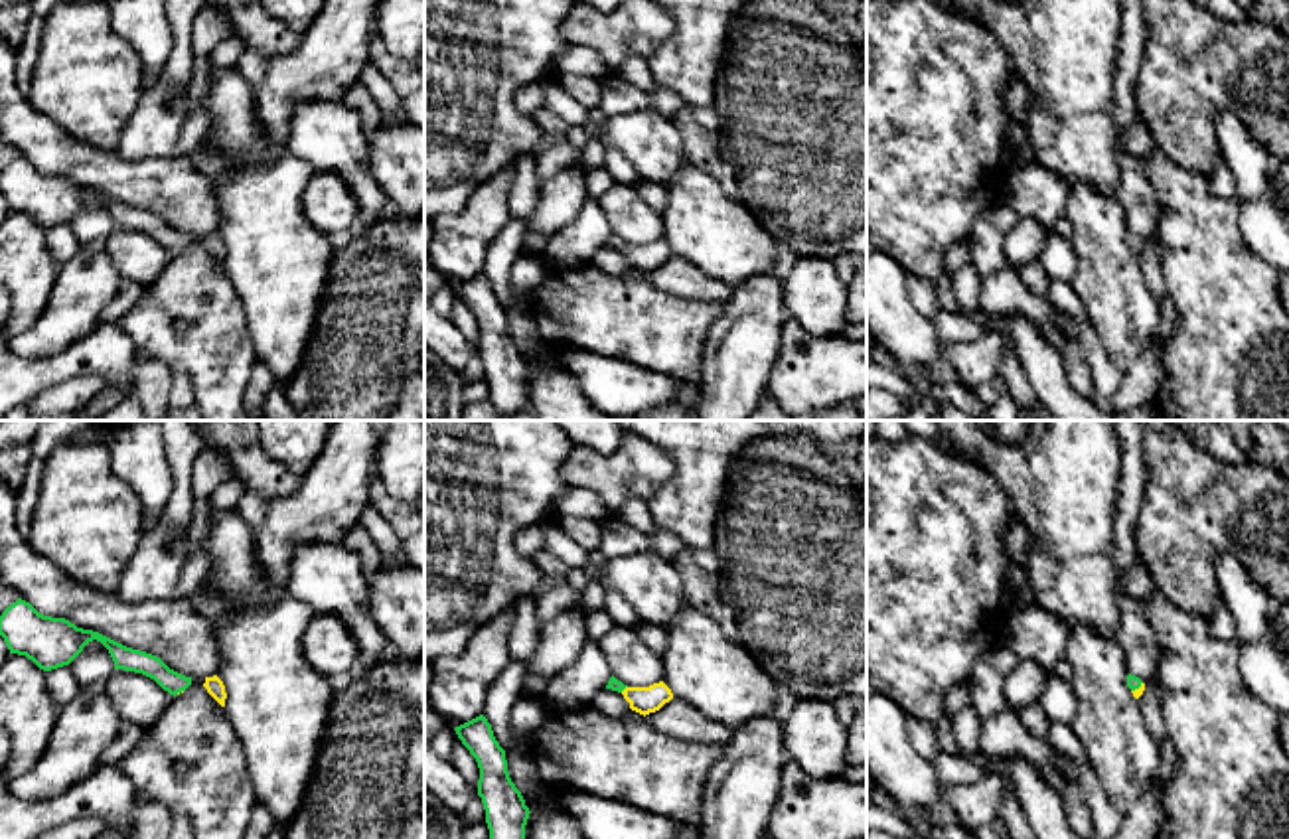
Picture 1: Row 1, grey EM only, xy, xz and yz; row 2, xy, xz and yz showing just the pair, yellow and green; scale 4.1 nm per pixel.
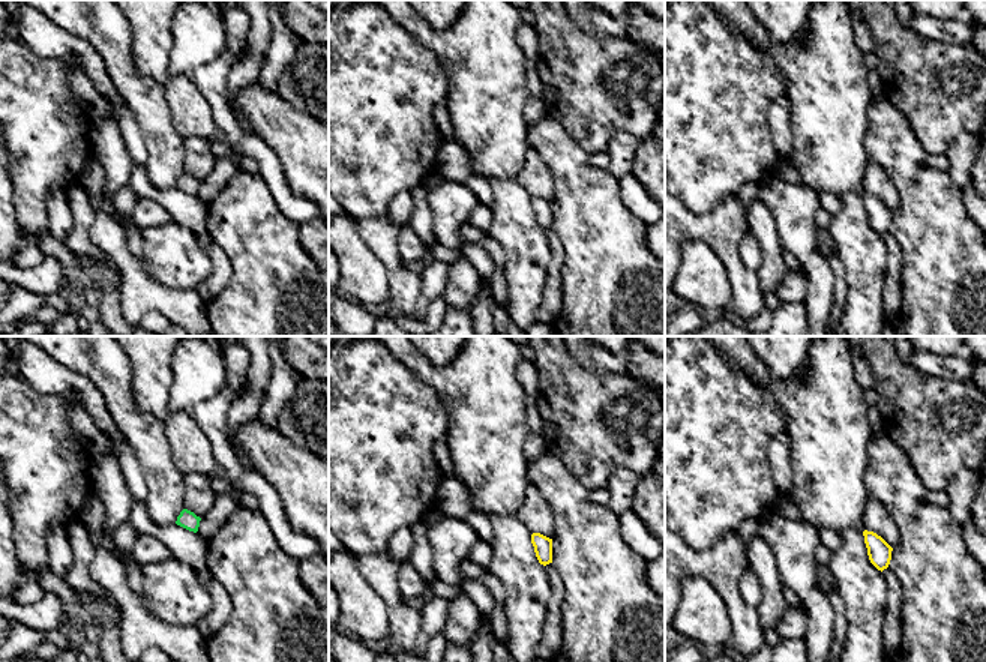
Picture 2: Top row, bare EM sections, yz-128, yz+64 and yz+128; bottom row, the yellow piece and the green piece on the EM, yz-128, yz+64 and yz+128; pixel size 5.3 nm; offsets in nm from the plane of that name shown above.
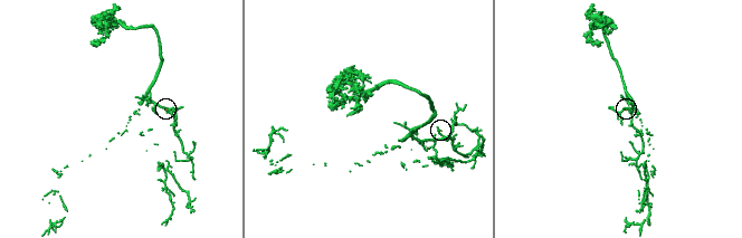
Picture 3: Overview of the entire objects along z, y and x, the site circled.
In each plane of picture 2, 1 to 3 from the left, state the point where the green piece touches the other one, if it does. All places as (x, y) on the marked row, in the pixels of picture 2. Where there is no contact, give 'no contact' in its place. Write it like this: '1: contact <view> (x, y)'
1: no contact
2: no contact
3: no contact

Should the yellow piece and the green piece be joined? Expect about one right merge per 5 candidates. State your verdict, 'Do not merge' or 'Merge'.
Merge

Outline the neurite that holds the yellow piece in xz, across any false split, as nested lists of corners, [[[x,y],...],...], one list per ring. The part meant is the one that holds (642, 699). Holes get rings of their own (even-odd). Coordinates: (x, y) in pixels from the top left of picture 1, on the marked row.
[[[612,675],[606,689],[622,693],[624,699],[630,703],[630,709],[644,717],[659,711],[673,699],[671,689],[663,681],[649,687],[628,687]]]

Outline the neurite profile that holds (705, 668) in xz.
[[[683,604],[665,630],[663,683],[673,697],[732,730],[754,717],[776,715],[774,679],[717,620]]]

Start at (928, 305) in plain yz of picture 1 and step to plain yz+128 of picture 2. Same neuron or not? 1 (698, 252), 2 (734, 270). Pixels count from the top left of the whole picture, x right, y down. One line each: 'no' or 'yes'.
1: no
2: yes

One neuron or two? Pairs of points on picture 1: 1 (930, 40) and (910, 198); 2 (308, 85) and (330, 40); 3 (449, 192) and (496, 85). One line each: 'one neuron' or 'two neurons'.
1: one neuron
2: one neuron
3: one neuron

